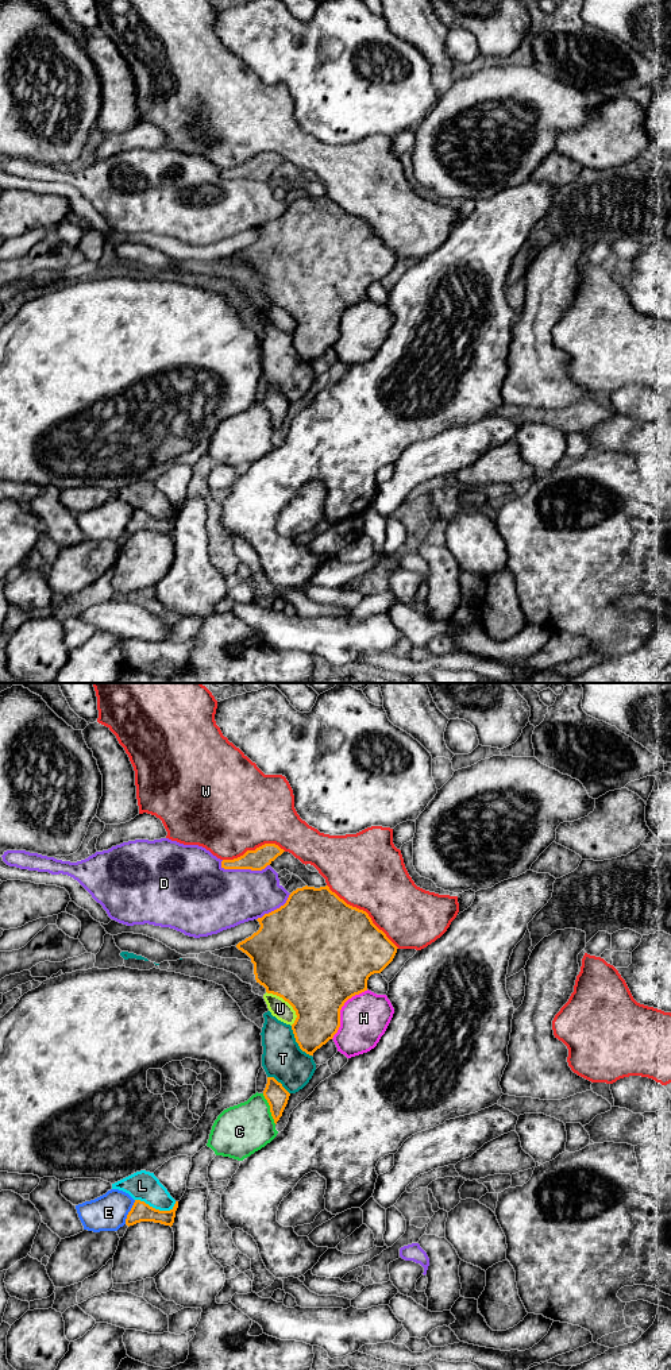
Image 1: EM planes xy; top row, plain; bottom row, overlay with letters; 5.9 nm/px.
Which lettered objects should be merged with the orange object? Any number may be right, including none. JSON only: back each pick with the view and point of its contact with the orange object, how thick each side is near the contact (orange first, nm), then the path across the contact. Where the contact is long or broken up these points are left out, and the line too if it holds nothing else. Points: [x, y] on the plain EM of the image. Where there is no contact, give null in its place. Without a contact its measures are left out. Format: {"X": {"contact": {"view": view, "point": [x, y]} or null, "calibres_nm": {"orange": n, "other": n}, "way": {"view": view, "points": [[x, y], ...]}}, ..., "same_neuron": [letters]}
{"same_neuron": []}

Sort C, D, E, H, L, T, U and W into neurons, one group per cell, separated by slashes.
C / D / E / H / L / T / U / W

